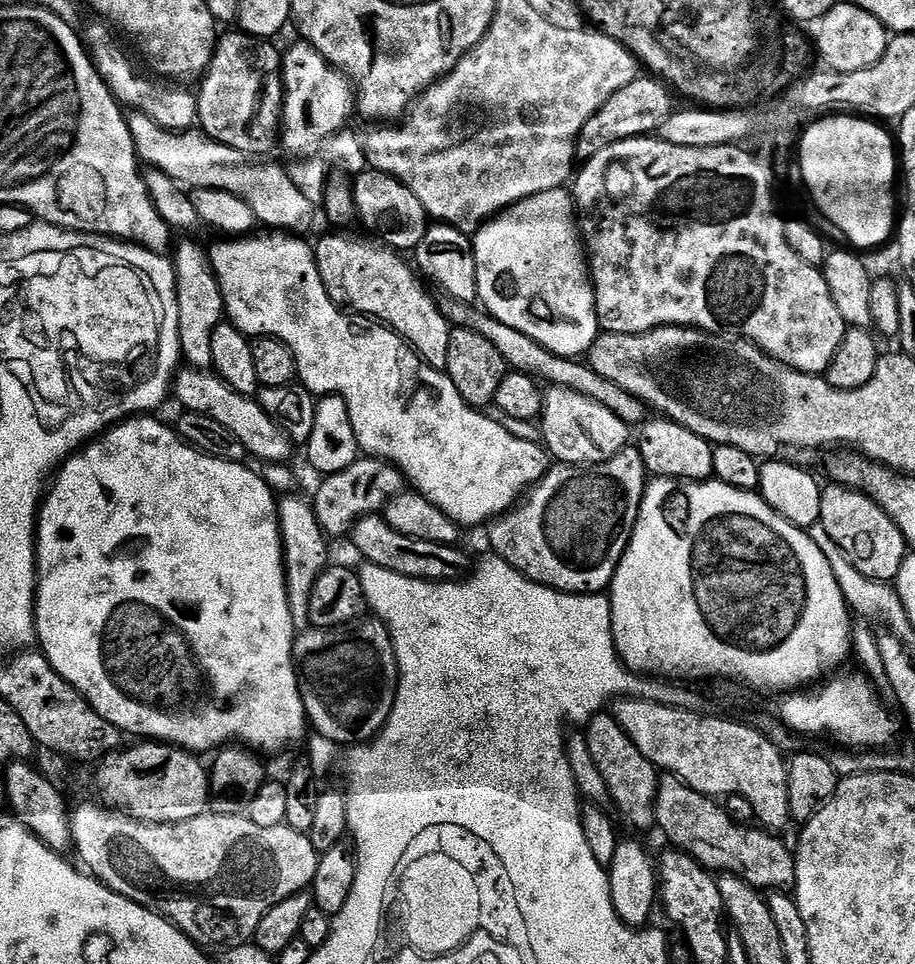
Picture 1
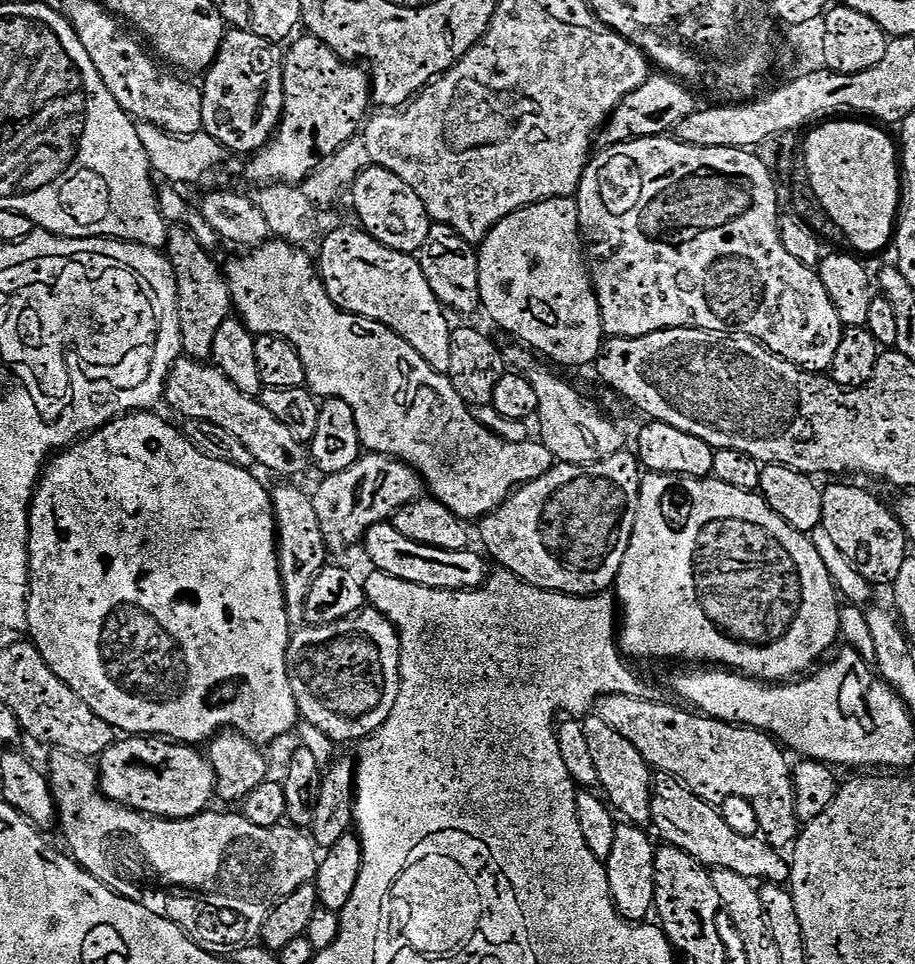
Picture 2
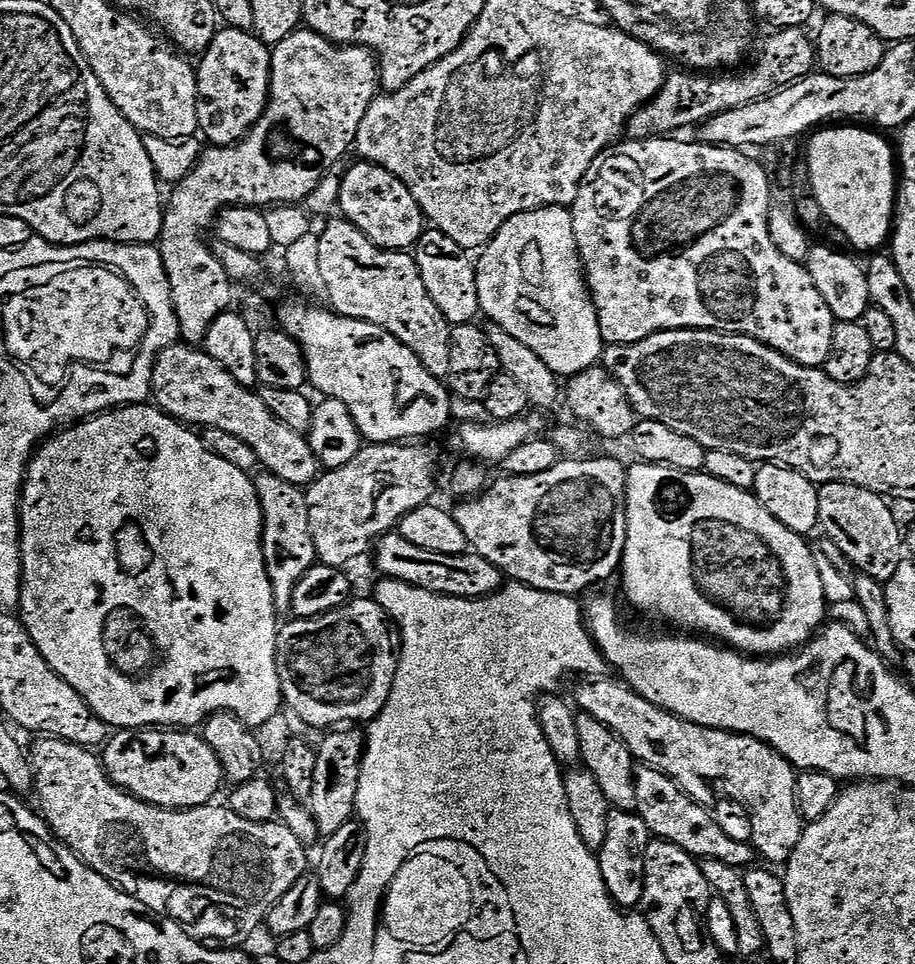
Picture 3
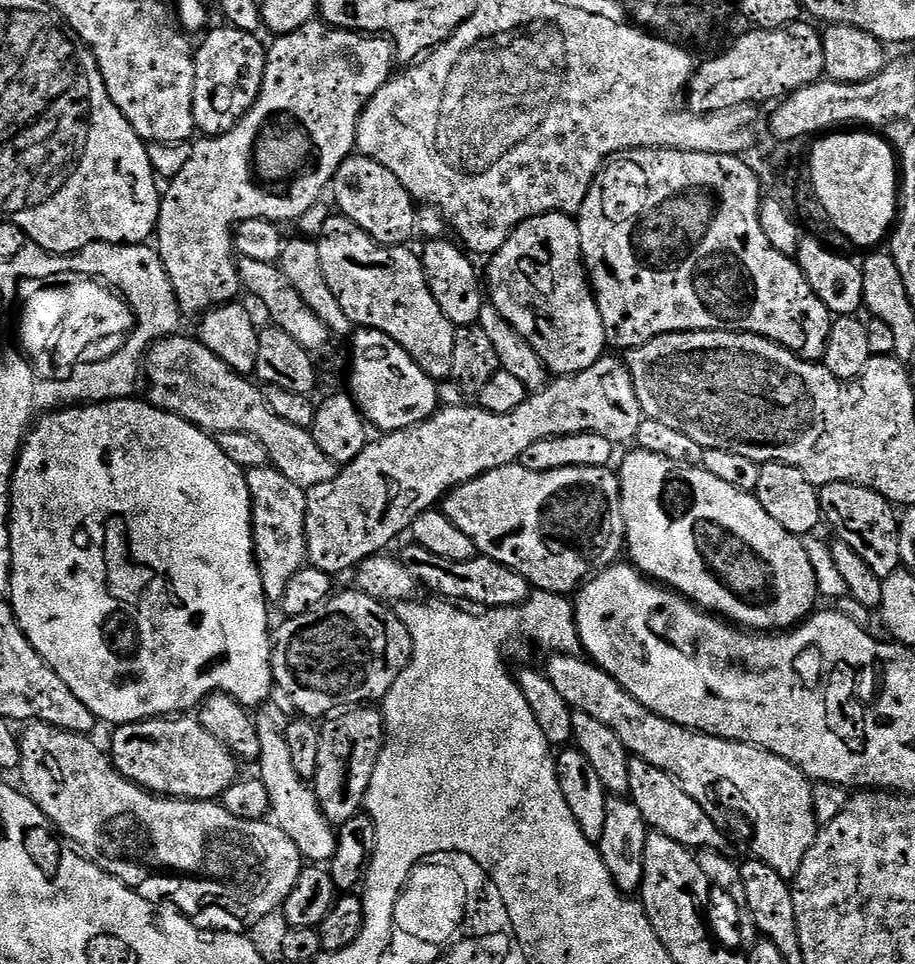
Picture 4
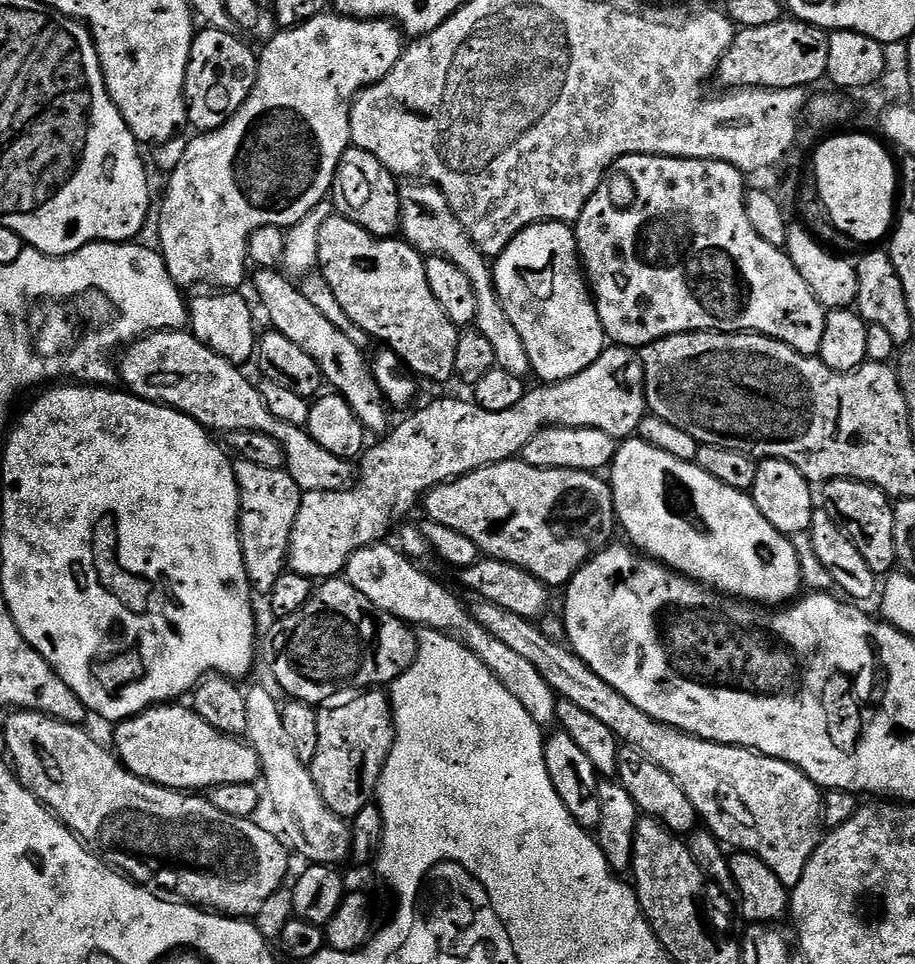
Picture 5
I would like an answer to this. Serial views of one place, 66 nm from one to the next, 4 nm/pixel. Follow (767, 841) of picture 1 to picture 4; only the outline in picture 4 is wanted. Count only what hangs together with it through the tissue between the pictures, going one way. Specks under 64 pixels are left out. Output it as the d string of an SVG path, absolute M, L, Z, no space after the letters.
M630 759L630 790L628 796L642 810L642 818L646 818L649 829L666 834L666 838L674 838L682 847L689 850L701 848L727 849L728 840L724 837L721 825L668 772L658 770L658 766L650 766L645 760Z

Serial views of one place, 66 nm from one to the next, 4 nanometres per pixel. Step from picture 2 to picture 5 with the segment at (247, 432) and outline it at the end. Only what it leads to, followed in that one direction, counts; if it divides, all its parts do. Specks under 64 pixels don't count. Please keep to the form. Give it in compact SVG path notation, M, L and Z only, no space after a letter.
M165 330L163 332L150 332L147 336L140 337L139 340L133 340L131 344L123 349L122 355L118 360L118 376L122 381L123 387L132 395L142 398L143 400L151 400L153 404L163 404L165 408L177 408L179 412L185 412L190 418L198 421L203 428L211 430L213 433L221 432L227 434L229 432L241 432L242 430L254 430L262 434L268 434L270 438L274 438L274 442L278 442L284 451L284 463L286 470L290 474L290 478L294 478L294 482L300 487L301 493L313 492L314 490L338 490L349 487L354 480L354 468L351 463L342 458L338 458L338 454L330 454L330 450L325 450L322 446L318 446L318 442L314 442L314 438L308 433L307 428L299 428L298 426L290 426L290 422L282 422L282 418L274 418L274 414L270 414L270 406L266 406L266 402L262 398L259 387L255 383L251 384L246 377L243 376L241 369L237 365L231 364L226 358L222 358L218 354L214 354L214 350L202 343L197 336L193 336L188 330Z

